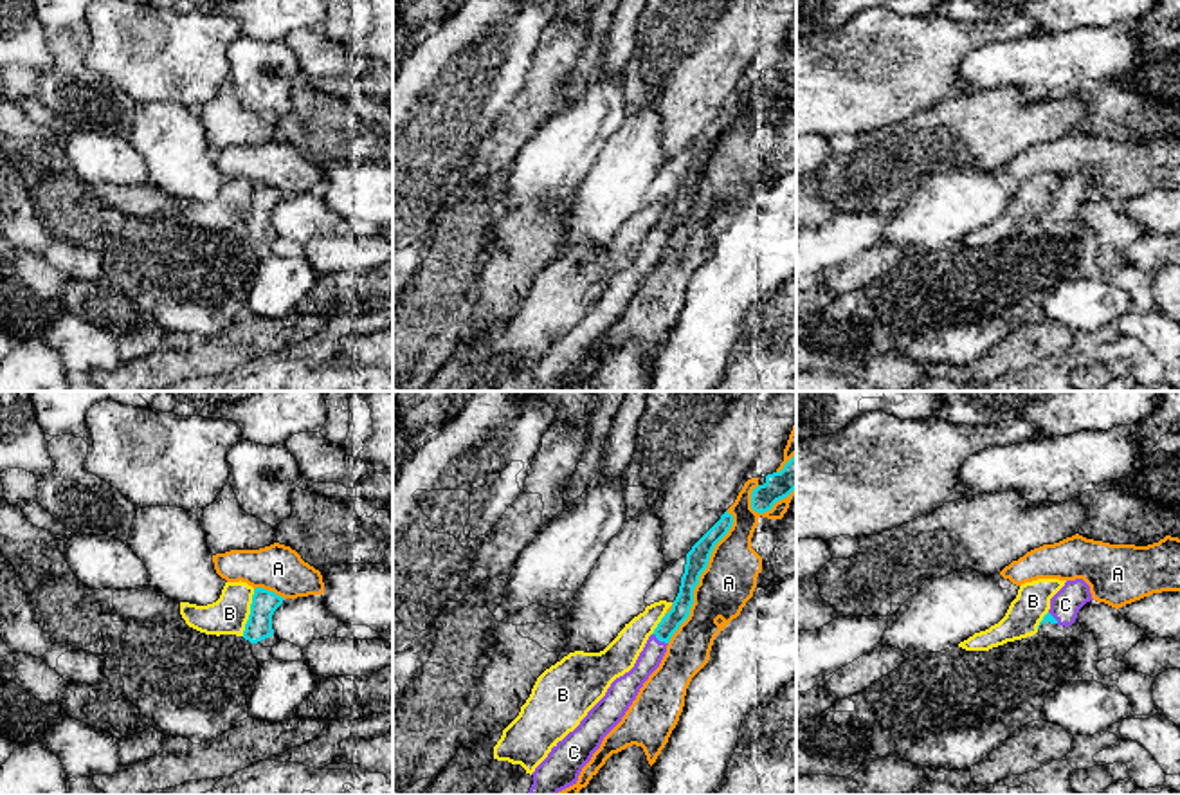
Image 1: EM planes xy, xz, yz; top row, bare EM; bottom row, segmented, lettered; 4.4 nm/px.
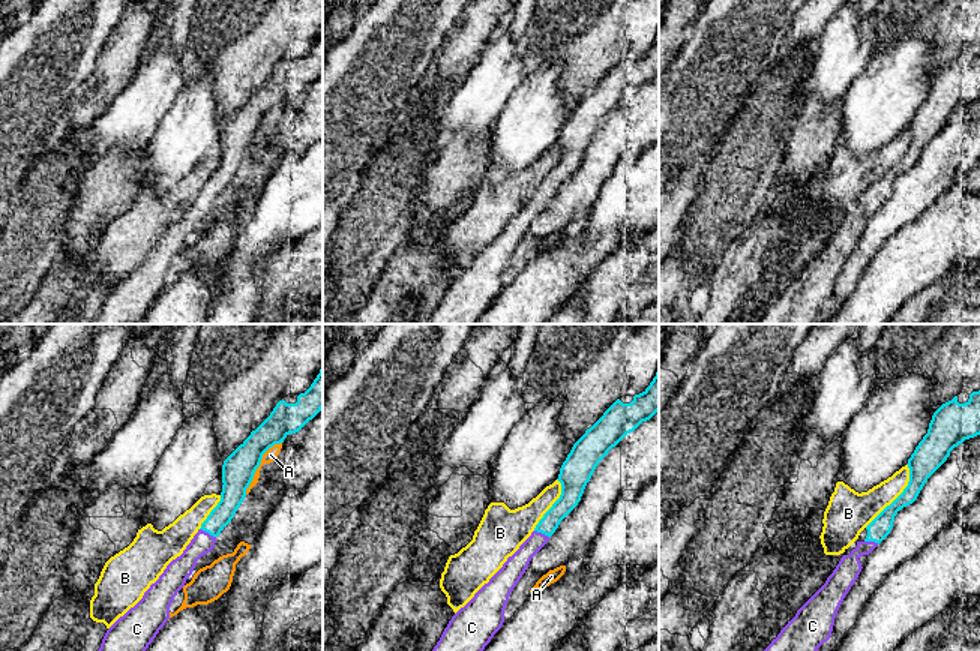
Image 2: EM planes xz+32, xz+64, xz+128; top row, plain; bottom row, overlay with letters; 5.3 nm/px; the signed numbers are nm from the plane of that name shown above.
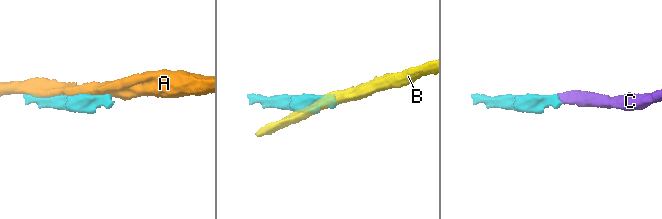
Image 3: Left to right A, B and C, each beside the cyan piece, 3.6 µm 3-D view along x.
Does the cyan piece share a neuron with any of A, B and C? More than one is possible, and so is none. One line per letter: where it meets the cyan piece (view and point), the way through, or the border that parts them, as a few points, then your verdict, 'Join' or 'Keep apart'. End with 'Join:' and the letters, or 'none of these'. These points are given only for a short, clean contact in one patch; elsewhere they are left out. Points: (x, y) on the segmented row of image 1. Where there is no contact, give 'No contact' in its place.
A: Touches cyan at xz (699, 575). Keep apart
B: Touches cyan at xy (251, 613). Keep apart
C: Touches cyan at xz (660, 640). Path across: xz (680, 612), (660, 640), (642, 671), (627, 685). Join
Join: C

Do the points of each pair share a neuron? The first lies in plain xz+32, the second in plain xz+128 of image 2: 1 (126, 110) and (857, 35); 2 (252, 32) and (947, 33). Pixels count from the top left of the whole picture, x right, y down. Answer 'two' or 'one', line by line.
1: one
2: one

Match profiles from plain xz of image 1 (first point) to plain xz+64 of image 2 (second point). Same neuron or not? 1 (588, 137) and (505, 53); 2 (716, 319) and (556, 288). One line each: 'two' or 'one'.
1: one
2: two

